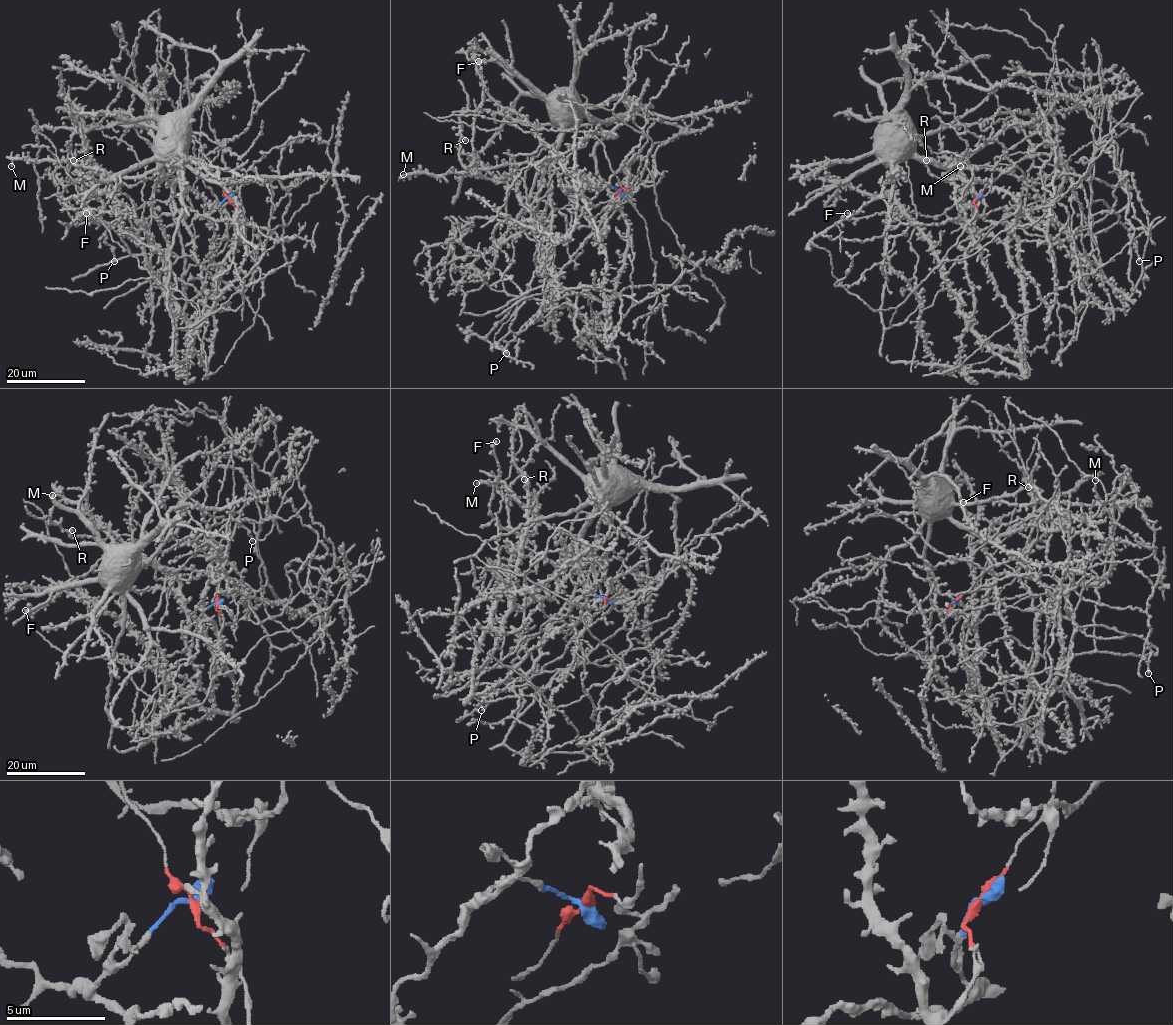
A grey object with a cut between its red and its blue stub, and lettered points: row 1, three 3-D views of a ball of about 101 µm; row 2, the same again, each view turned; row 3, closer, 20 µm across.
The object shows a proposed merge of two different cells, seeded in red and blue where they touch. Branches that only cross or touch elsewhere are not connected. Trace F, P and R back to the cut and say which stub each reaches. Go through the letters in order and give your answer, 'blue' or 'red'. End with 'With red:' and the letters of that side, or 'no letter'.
F: blue
P: blue
R: blue
With red: no letter

